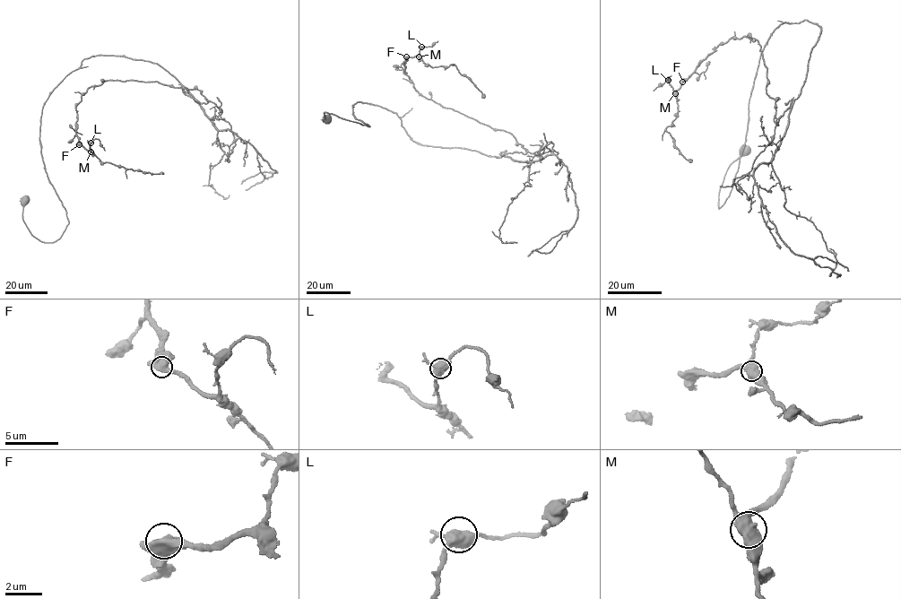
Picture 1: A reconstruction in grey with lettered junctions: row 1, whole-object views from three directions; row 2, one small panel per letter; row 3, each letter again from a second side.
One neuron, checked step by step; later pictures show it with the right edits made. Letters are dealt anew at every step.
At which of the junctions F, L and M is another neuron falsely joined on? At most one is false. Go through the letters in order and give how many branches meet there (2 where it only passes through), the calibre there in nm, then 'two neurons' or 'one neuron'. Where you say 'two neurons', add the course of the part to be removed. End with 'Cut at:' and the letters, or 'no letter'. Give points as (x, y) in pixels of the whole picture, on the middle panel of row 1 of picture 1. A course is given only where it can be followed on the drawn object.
F: 3 branches meet; 480 nm thick; one neuron
L: 3 branches meet; 500 nm thick; one neuron
M: 3 branches meet; 600 nm thick; one neuron
Cut at: no letter

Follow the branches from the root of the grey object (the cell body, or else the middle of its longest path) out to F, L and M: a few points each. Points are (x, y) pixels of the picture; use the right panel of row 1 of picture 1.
F: (745, 150), (718, 209), (764, 46), (785, 22), (819, 26), (777, 125), (756, 39), (721, 43), (682, 82)
L: (745, 150), (718, 209), (764, 46), (785, 22), (819, 26), (777, 125), (756, 39), (668, 80)
M: (745, 150), (718, 209), (764, 46), (785, 22), (819, 26), (777, 125), (747, 36), (675, 93)

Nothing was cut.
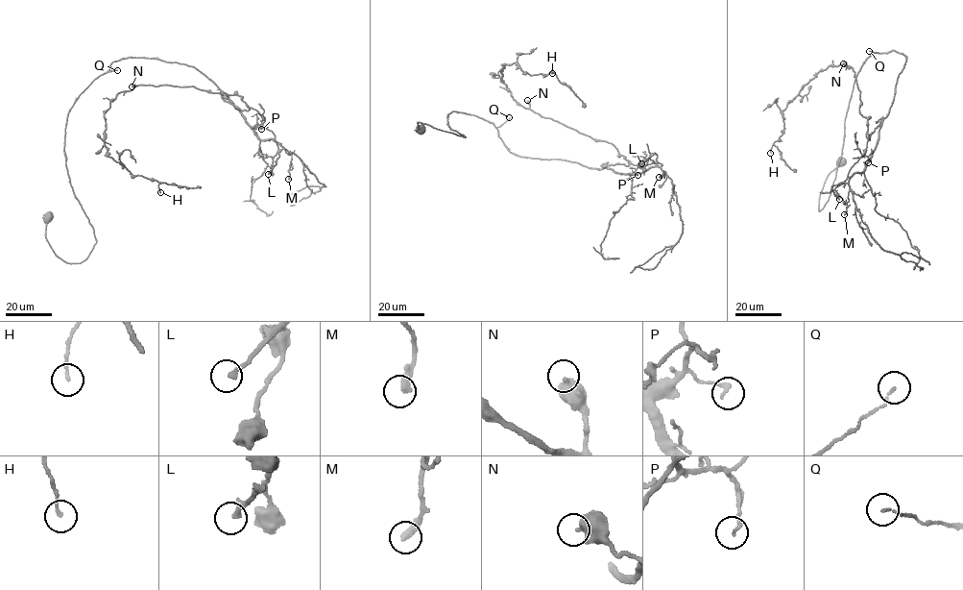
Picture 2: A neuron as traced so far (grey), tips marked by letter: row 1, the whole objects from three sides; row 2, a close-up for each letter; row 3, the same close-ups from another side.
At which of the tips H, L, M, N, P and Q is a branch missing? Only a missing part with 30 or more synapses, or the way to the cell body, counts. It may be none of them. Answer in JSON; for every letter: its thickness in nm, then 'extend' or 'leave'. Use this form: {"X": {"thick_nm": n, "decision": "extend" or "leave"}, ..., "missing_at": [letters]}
{"H": {"thick_nm": 130, "decision": "leave"}, "L": {"thick_nm": 240, "decision": "leave"}, "M": {"thick_nm": 320, "decision": "leave"}, "N": {"thick_nm": 500, "decision": "leave"}, "P": {"thick_nm": 140, "decision": "leave"}, "Q": {"thick_nm": 100, "decision": "leave"}, "missing_at": []}

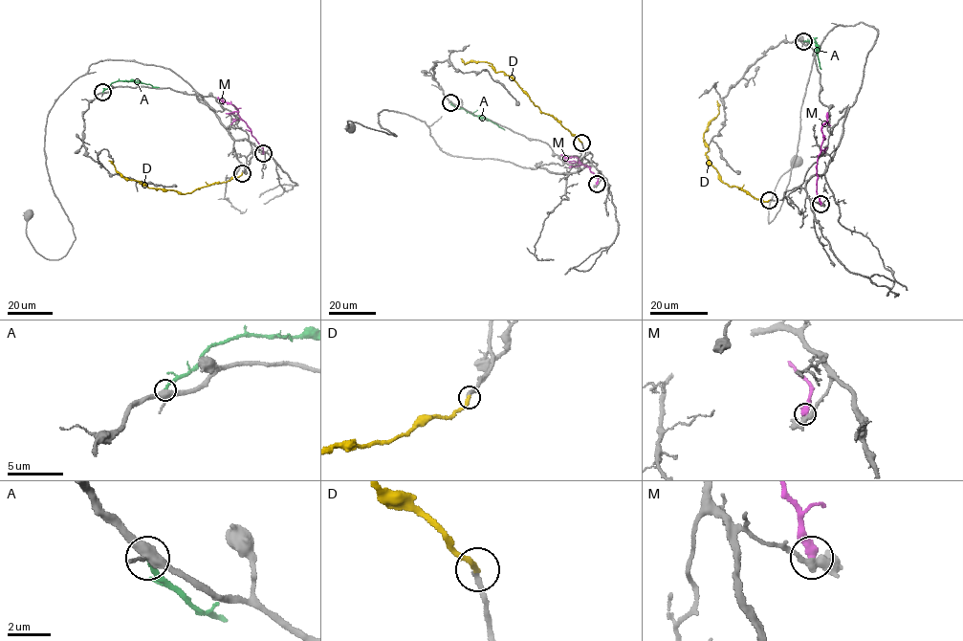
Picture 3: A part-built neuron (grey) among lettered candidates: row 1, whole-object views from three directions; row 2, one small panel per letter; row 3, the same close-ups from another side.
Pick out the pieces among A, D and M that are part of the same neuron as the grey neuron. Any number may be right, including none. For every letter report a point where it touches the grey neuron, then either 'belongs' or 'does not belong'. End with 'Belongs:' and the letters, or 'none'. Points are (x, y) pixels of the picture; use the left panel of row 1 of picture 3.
A: (102, 92) | does not belong
D: (242, 173) | belongs
M: (263, 153) | does not belong
Belongs: D

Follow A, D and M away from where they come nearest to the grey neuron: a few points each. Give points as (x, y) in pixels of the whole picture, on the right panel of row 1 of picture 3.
A: (803, 41), (815, 39), (820, 69)
D: (769, 200), (755, 198), (722, 182), (708, 159), (703, 134), (719, 112), (716, 100)
M: (820, 204), (816, 166), (823, 141), (821, 129), (827, 112)

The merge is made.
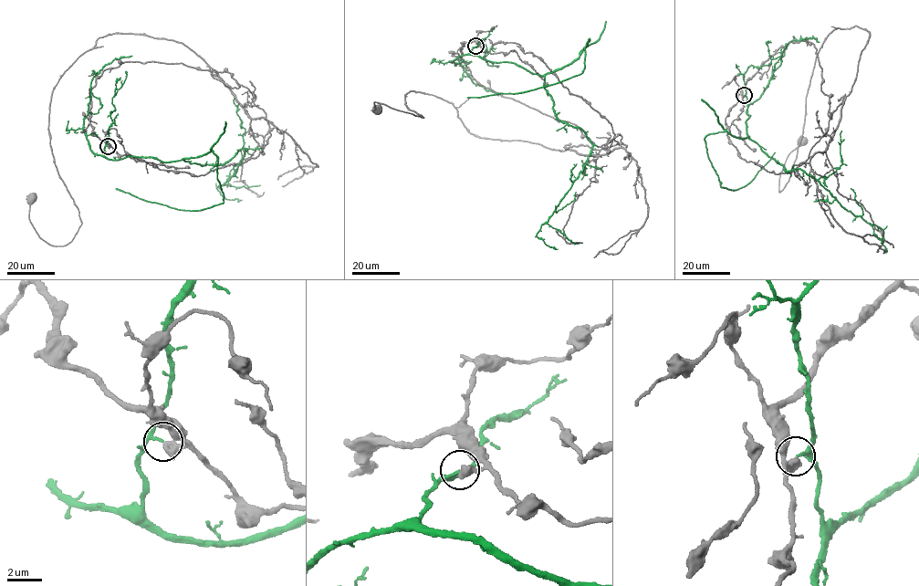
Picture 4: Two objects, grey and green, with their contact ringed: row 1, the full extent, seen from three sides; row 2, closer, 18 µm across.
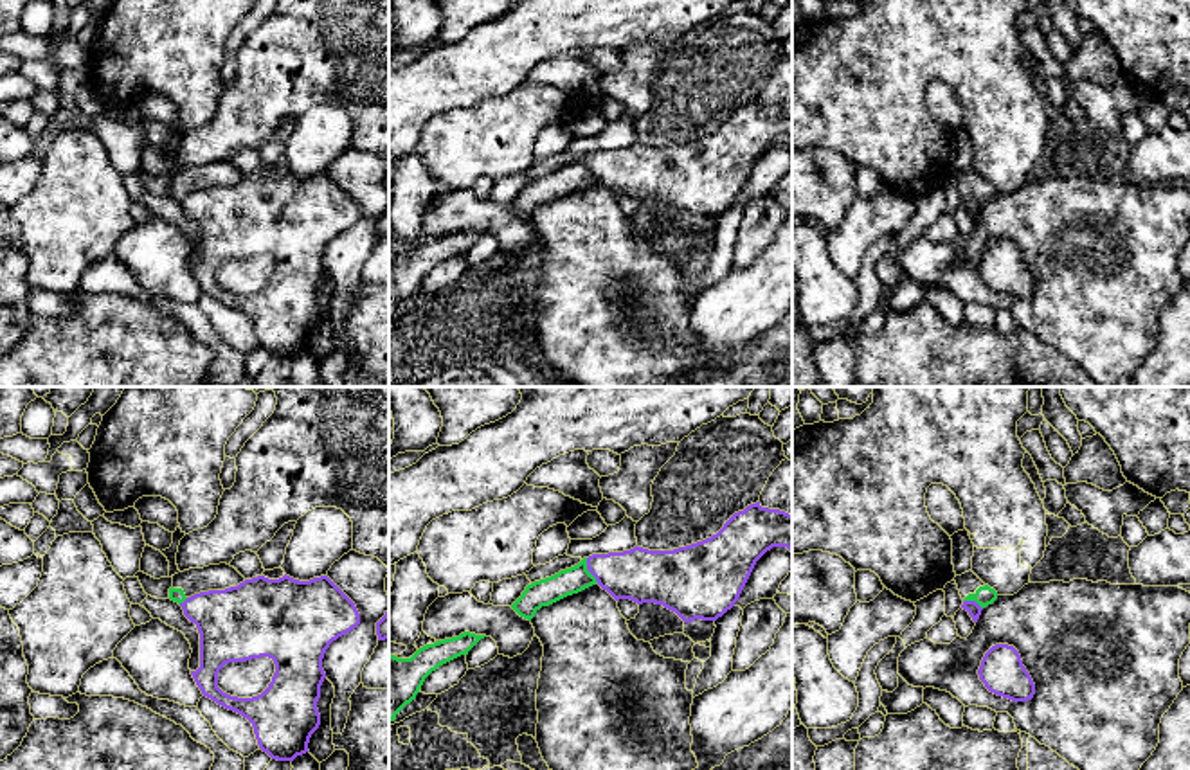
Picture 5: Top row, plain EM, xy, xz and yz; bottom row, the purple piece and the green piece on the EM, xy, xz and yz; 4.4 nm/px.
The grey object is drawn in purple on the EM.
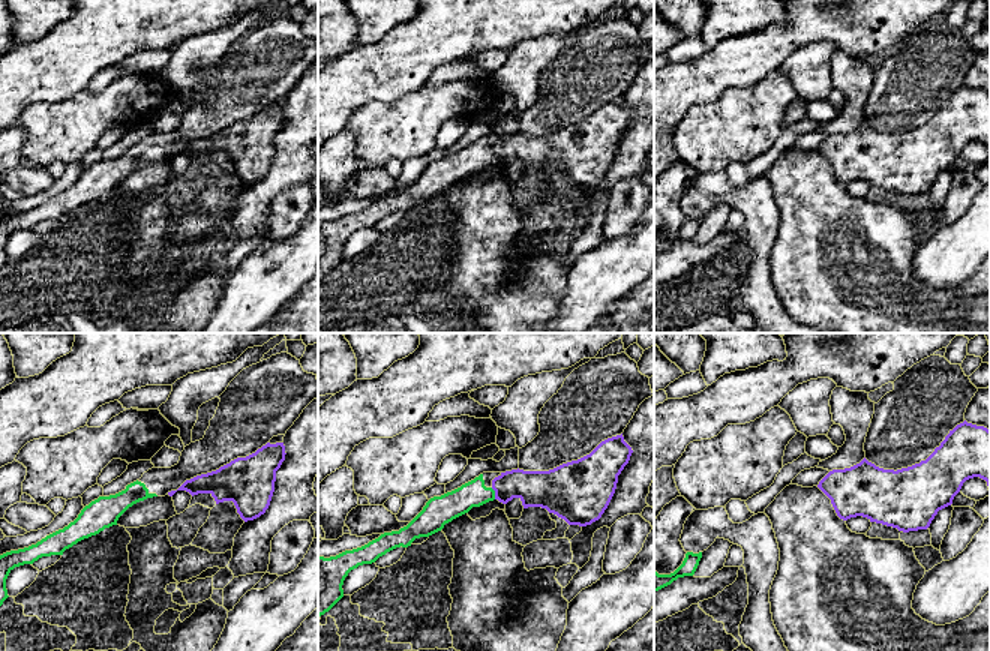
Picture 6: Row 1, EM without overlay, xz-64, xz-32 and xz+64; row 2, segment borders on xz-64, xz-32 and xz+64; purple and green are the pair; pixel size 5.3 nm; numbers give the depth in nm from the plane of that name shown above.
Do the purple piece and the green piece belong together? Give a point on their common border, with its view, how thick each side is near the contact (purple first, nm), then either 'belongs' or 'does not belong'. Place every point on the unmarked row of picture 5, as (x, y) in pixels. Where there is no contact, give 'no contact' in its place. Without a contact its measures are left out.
meets purple in xz at (587, 166); 240 nm thick on the purple side, 120 nm on the other; does not belong

